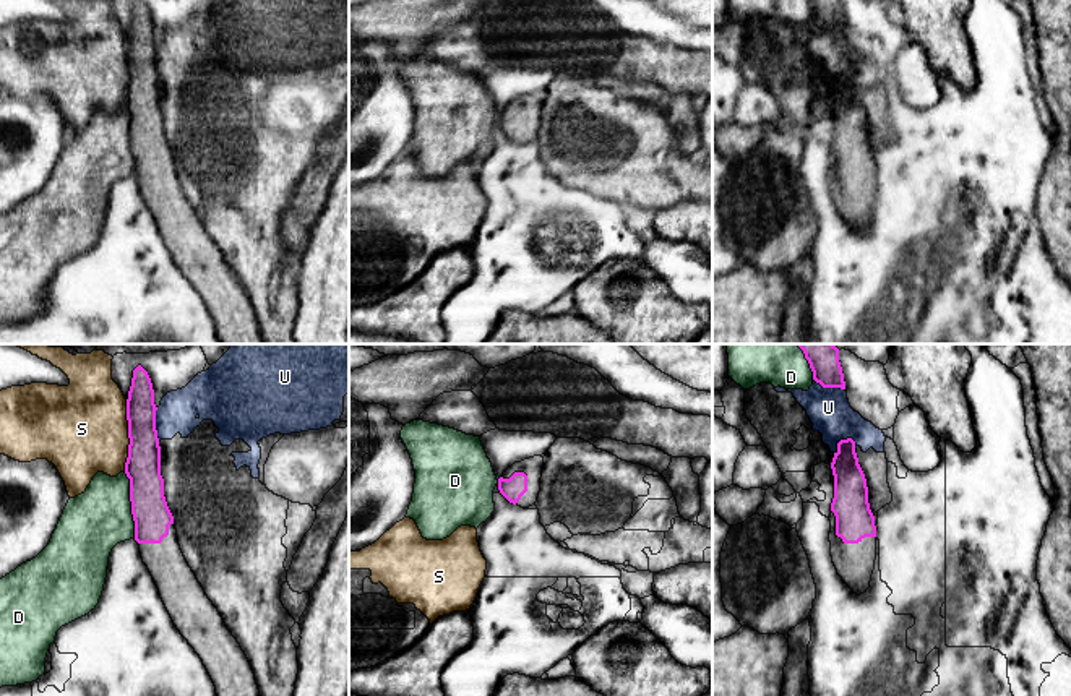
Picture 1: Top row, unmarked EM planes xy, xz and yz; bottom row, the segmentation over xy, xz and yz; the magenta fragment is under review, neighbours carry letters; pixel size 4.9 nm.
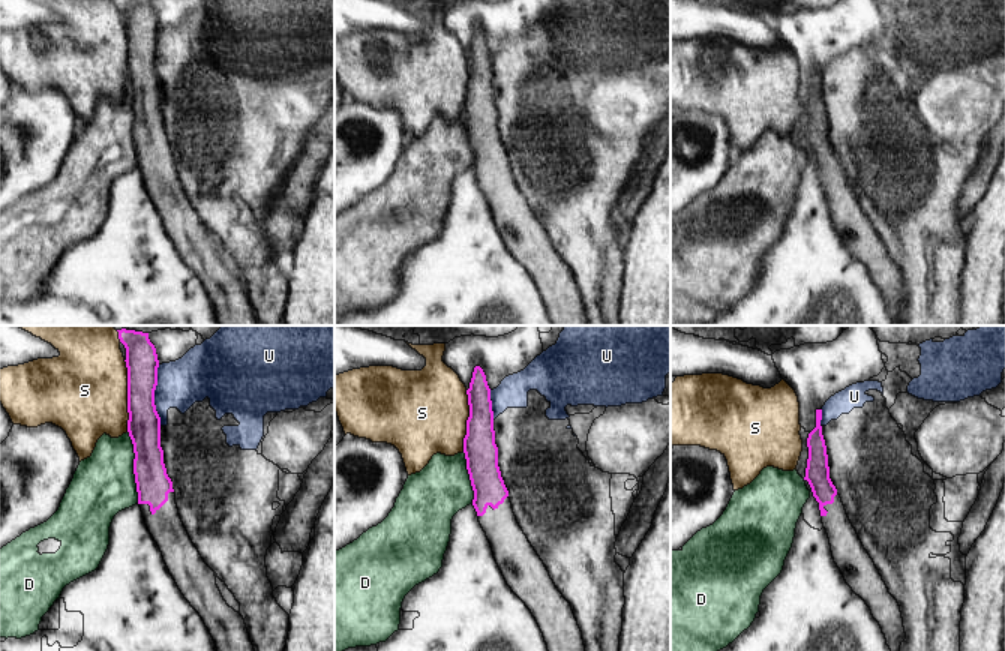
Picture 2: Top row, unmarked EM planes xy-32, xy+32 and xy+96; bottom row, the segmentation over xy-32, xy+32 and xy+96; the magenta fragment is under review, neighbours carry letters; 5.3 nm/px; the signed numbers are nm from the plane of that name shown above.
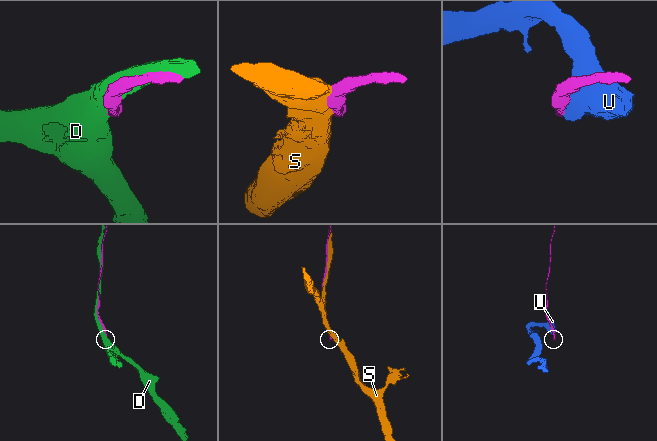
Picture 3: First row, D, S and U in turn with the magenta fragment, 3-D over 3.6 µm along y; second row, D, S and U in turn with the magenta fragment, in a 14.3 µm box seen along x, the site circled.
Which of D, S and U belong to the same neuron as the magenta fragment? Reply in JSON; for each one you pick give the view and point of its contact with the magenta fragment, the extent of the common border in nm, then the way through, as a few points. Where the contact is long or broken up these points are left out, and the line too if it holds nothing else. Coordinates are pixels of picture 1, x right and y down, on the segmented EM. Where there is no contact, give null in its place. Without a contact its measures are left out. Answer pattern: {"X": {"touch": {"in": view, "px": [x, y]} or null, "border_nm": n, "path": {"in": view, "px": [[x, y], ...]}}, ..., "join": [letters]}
{"join": []}

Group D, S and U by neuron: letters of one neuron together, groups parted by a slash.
D / S / U

